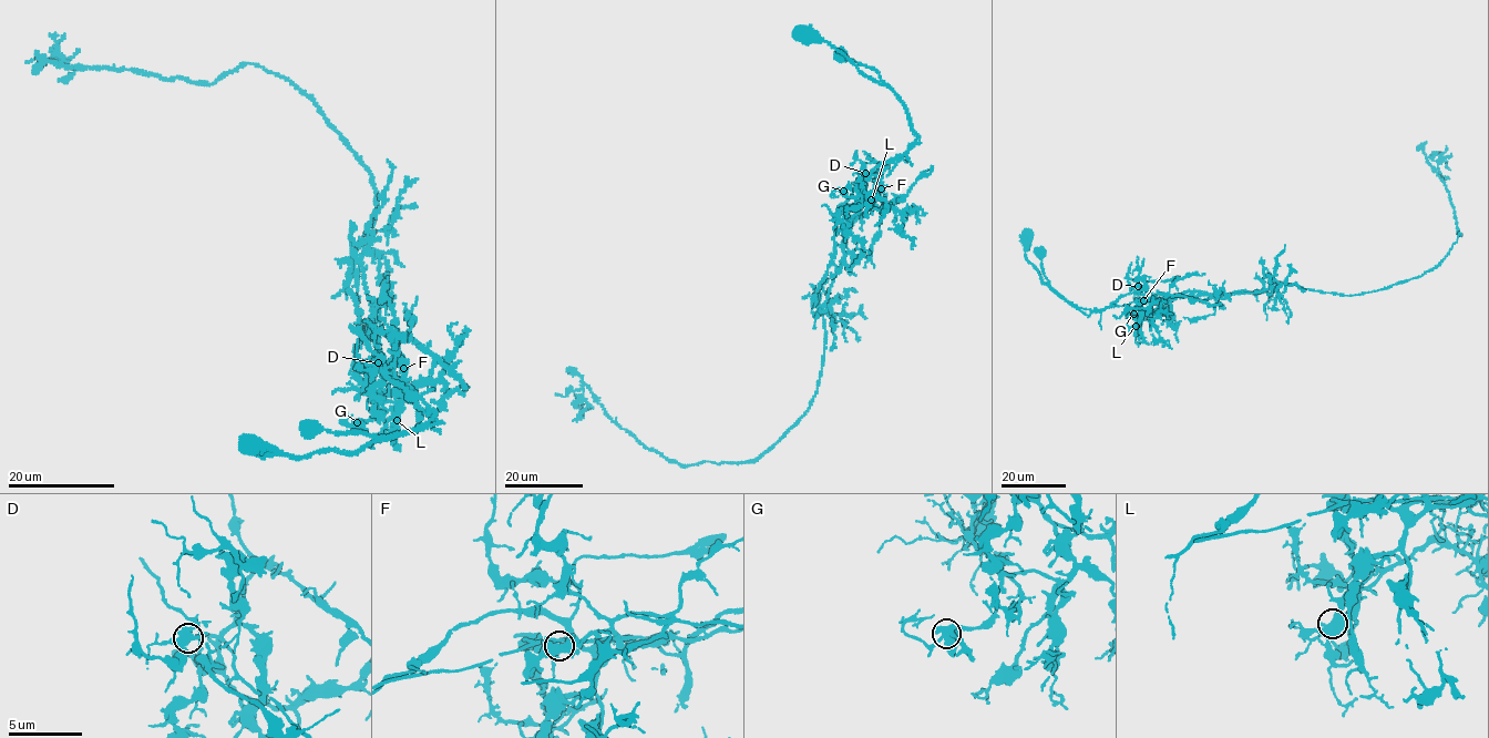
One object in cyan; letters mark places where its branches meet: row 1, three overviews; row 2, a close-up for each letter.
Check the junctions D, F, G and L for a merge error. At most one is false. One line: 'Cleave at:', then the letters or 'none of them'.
Cleave at: L

